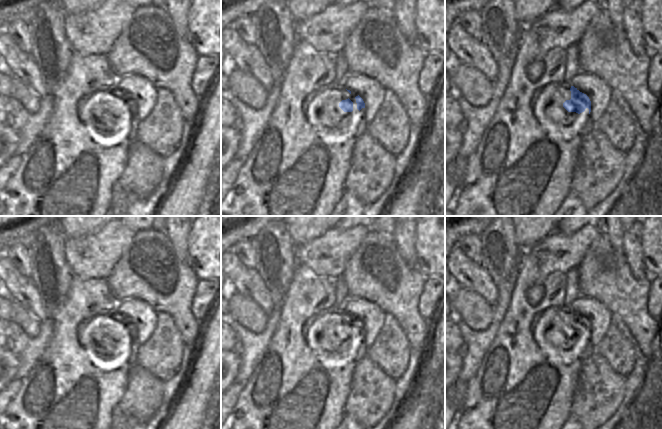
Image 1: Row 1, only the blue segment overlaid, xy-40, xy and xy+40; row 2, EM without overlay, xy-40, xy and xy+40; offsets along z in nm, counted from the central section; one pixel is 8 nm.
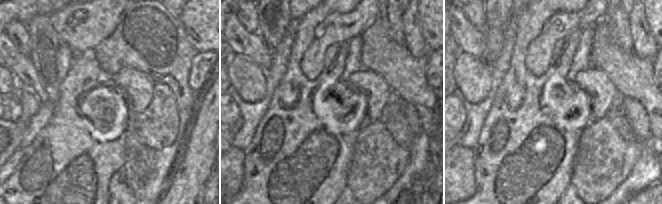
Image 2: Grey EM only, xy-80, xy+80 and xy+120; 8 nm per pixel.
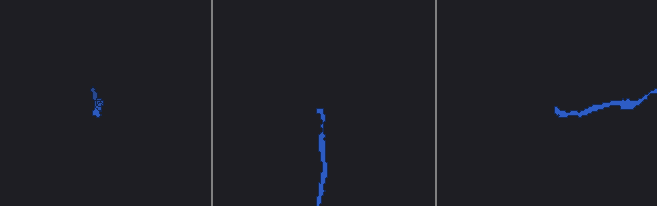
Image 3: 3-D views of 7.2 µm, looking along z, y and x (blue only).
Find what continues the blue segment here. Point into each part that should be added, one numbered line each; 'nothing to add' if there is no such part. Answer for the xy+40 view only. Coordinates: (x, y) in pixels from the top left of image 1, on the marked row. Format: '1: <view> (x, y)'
nothing to add.

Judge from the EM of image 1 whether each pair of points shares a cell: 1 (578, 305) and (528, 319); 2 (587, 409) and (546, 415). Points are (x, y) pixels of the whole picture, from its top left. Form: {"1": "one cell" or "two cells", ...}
{"1": "two cells", "2": "two cells"}

